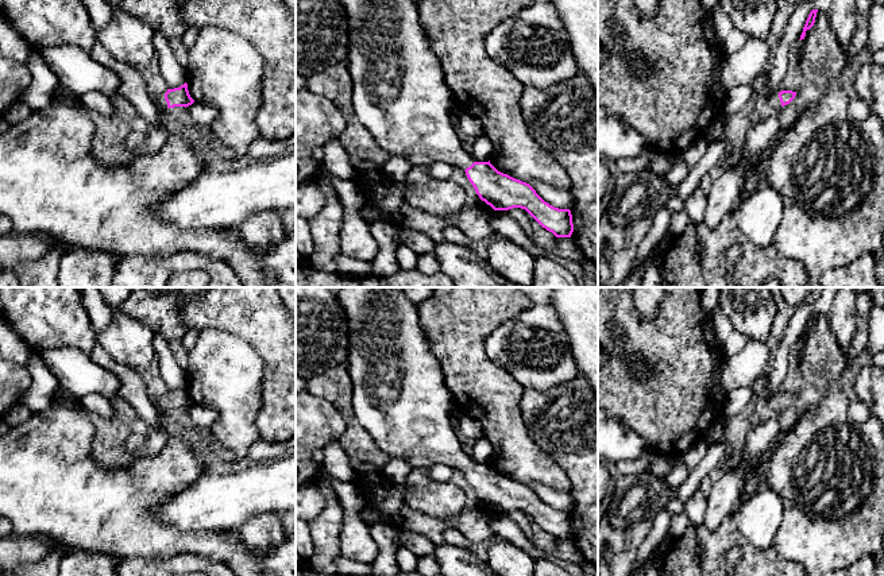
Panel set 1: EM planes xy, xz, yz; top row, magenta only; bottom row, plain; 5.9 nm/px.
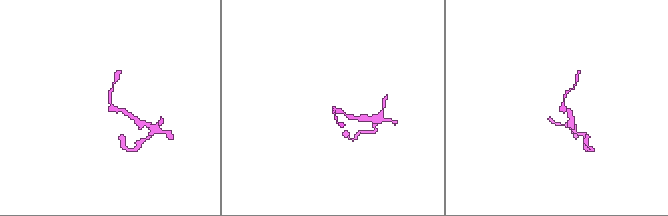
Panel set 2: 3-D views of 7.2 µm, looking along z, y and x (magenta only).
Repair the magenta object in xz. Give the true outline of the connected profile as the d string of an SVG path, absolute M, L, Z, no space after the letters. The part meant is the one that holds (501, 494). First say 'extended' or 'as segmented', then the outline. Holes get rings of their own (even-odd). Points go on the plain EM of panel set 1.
extended; M339 287L337 299L347 316L350 328L347 370L354 384L354 413L358 422L372 437L375 445L390 460L405 460L413 469L432 465L451 465L460 469L482 503L494 513L525 511L543 530L556 540L571 540L574 534L570 511L559 511L545 505L526 484L498 473L489 464L476 464L462 449L462 437L451 425L451 411L455 402L447 388L441 367L431 352L428 339L418 318L417 305L404 291L404 287Z

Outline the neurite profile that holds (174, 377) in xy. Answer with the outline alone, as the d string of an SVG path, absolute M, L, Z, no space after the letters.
M155 333L153 339L155 355L158 357L162 378L169 391L179 390L186 384L186 372L174 359L169 340Z

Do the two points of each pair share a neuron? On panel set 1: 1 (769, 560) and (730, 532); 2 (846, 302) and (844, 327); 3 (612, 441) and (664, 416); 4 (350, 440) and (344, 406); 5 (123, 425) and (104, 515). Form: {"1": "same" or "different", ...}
{"1": "same", "2": "same", "3": "different", "4": "same", "5": "different"}

